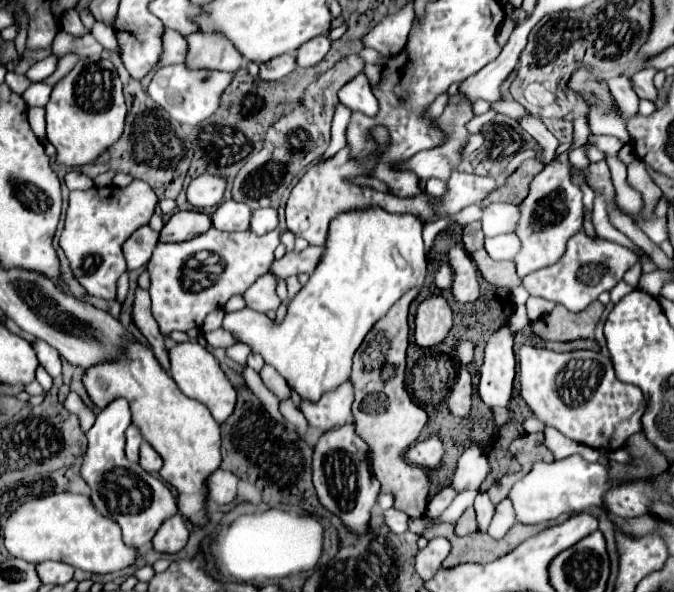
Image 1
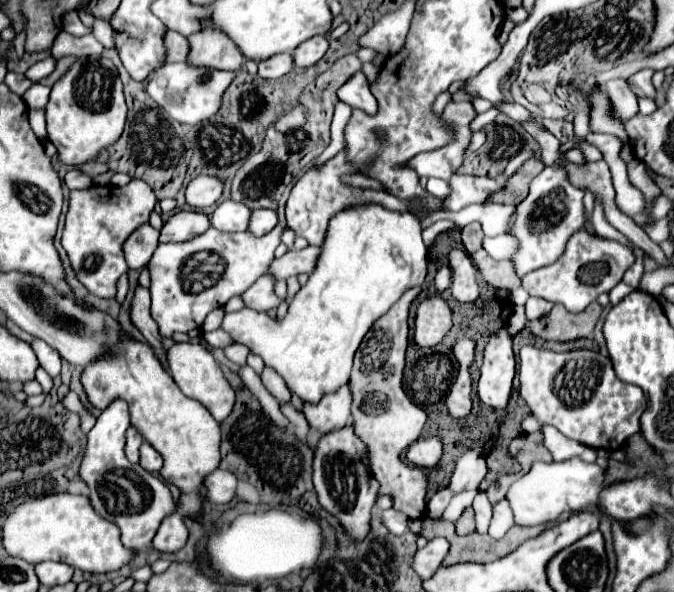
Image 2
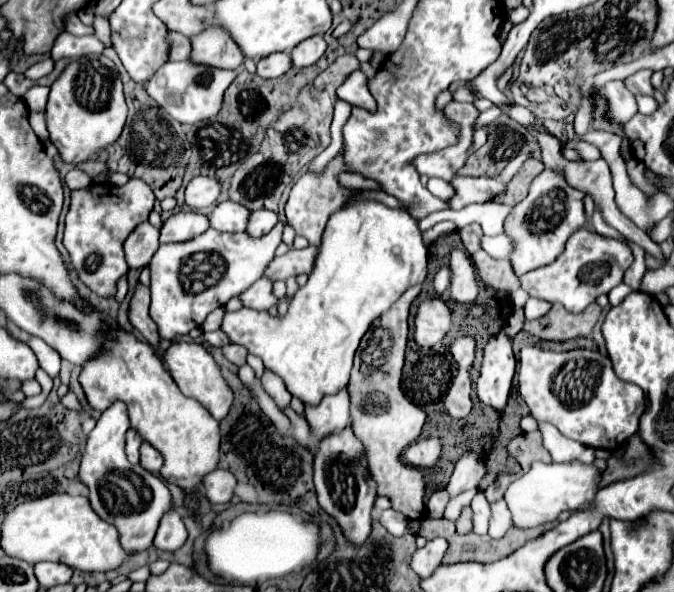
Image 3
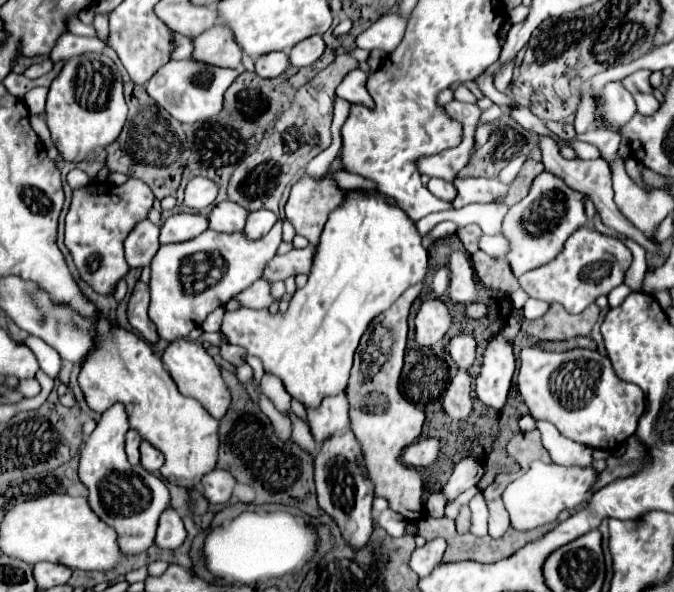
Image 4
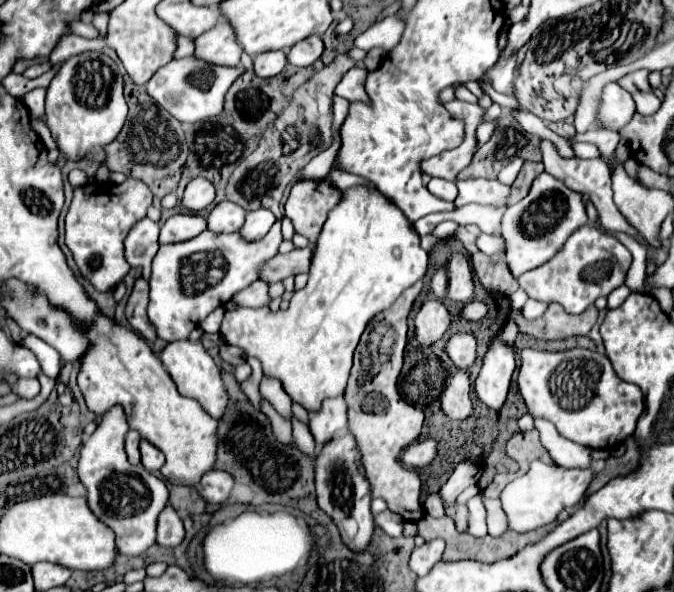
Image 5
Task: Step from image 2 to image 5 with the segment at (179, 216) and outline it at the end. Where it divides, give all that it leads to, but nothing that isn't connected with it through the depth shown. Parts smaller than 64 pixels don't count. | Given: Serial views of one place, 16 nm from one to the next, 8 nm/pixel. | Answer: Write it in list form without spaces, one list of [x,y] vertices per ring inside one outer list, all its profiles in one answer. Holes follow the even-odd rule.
[[[182,212],[170,216],[160,230],[160,244],[172,244],[172,242],[184,242],[192,236],[198,236],[206,230],[206,218],[202,214],[194,212]]]

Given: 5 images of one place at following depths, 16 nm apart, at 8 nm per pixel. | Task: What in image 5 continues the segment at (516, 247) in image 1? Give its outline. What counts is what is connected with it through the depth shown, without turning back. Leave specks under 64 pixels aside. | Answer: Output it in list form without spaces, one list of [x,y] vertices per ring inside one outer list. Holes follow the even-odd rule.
[[[482,234],[478,238],[478,248],[488,254],[488,256],[494,256],[494,254],[502,254],[506,256],[506,240],[502,236],[488,236],[488,234]]]

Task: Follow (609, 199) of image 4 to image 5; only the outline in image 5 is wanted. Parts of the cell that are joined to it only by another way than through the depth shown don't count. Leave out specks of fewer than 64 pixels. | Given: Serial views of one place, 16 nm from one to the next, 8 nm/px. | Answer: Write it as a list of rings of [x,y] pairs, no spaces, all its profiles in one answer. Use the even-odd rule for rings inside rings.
[[[548,142],[540,144],[540,148],[542,148],[542,162],[544,162],[546,170],[548,170],[552,176],[562,178],[564,184],[568,184],[568,188],[574,188],[574,190],[584,192],[584,194],[590,196],[590,200],[594,202],[594,206],[596,206],[596,210],[598,210],[598,214],[600,214],[600,222],[602,222],[604,228],[616,230],[616,232],[624,232],[624,234],[632,236],[632,238],[638,240],[640,244],[646,244],[650,254],[658,252],[658,248],[654,248],[652,244],[648,244],[648,242],[640,236],[640,232],[636,232],[636,228],[628,228],[628,222],[624,220],[624,216],[620,216],[620,210],[616,210],[616,204],[614,204],[614,200],[612,200],[614,192],[612,192],[612,182],[610,182],[610,168],[608,168],[608,164],[604,164],[604,160],[600,160],[600,158],[596,158],[596,160],[582,160],[582,158],[570,158],[570,160],[566,160],[566,158],[562,158],[562,156],[558,154],[558,150],[556,150],[554,146],[548,146]]]

